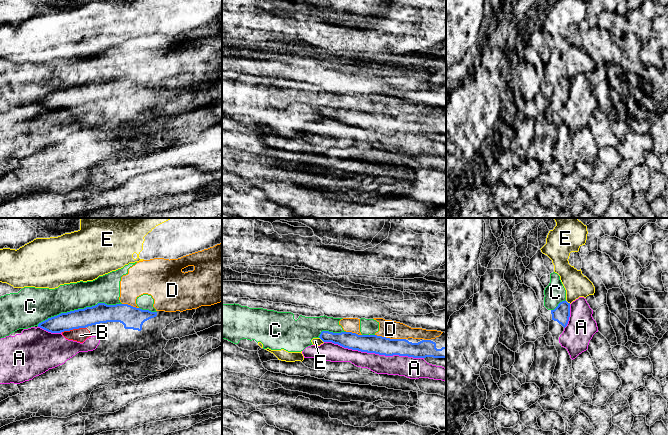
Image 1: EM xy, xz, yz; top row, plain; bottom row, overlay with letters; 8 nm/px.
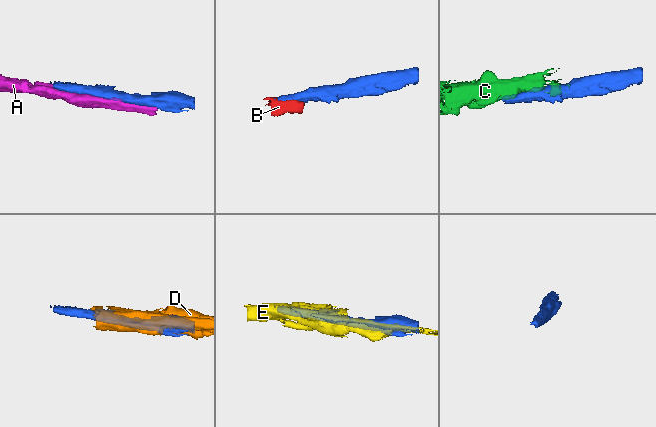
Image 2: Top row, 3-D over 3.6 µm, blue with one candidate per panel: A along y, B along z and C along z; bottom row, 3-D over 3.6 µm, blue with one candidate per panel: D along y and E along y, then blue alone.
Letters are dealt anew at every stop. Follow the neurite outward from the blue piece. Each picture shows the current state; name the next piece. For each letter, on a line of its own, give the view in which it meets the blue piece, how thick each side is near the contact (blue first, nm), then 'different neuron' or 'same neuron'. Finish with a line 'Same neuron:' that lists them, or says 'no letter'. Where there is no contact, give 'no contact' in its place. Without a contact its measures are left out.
A: xz | 150/160 nm | different neuron
B: xy | 160/110 nm | same neuron
C: xy | 160/220 nm | different neuron
D: xz | 150/140 nm | same neuron
E: xz | 130/60 nm | different neuron
Same neuron: B, D

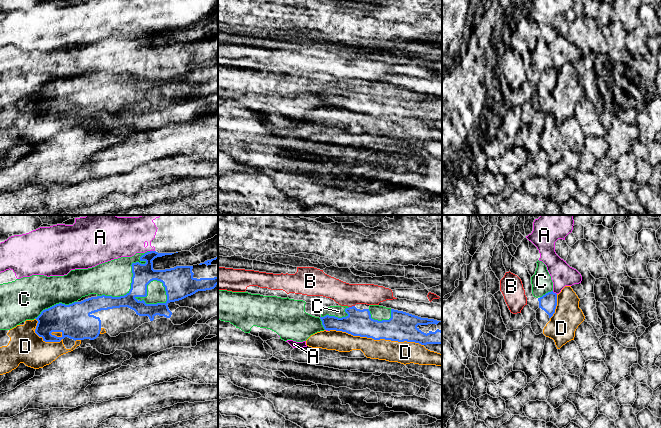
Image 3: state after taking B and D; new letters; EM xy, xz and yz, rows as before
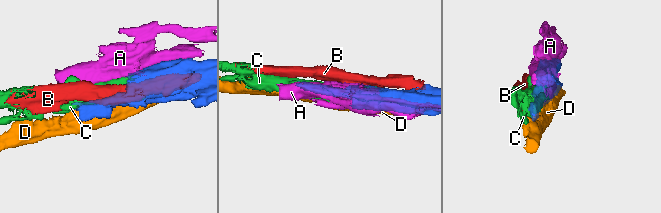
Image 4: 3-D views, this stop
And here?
A: yz | 140/180 nm | different neuron
B: xz | 200/190 nm | different neuron
C: xy | 170/280 nm | different neuron
D: xz | 240/180 nm | different neuron
Same neuron: no letter

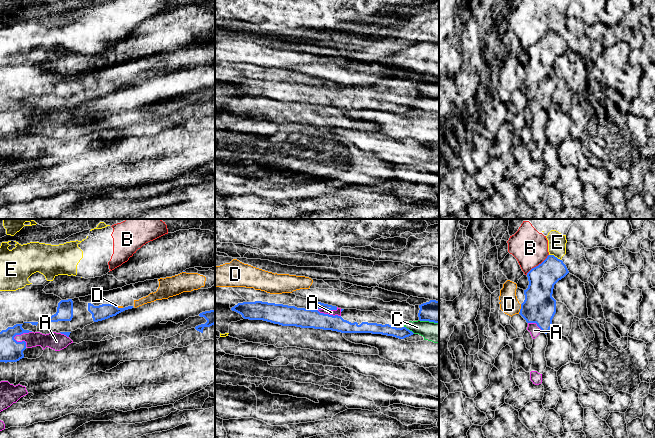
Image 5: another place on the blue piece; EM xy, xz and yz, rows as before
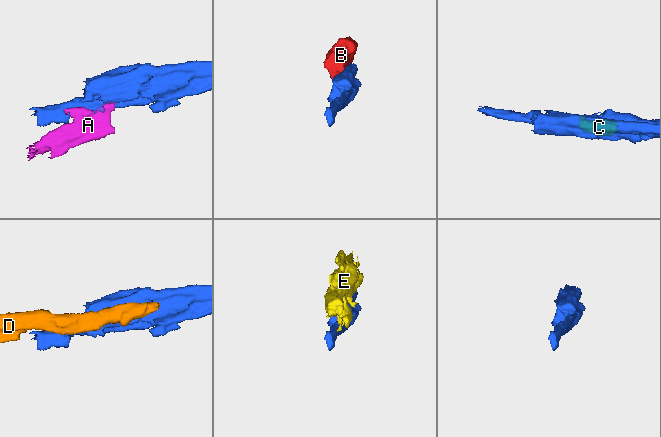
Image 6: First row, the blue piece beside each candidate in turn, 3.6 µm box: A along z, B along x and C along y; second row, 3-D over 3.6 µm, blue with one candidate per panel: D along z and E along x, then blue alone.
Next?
A: xz | 160/50 nm | different neuron
B: yz | 220/280 nm | different neuron
C: xz | 90/160 nm | different neuron
D: yz | 260/160 nm | different neuron
E: yz | 220/140 nm | different neuron
Same neuron: no letter

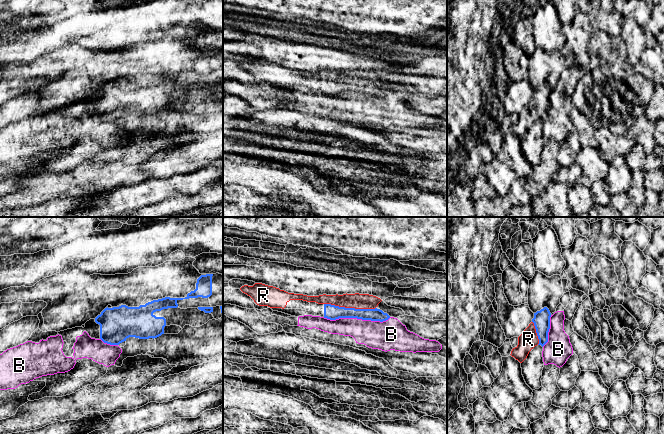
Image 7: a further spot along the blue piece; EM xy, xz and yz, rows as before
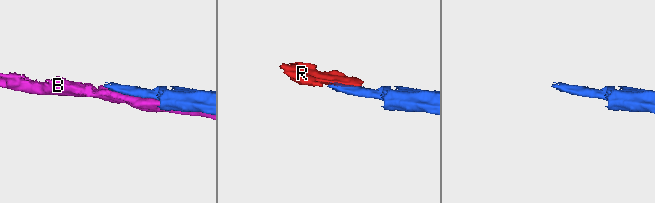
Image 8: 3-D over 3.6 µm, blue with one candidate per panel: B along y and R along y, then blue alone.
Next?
B: xz | 120/220 nm | different neuron
R: xz | 120/130 nm | same neuron
Same neuron: R

